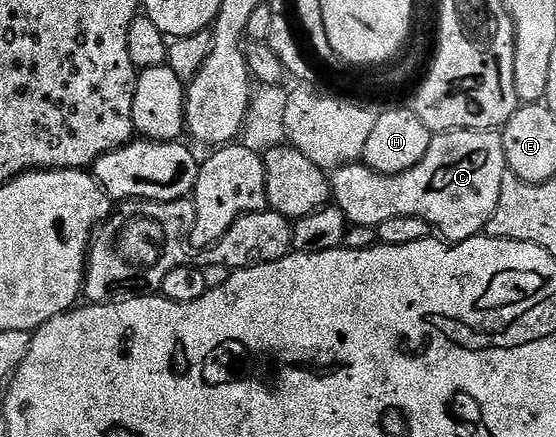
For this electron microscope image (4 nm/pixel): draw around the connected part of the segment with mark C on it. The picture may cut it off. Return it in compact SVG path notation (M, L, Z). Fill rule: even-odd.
M497 130L451 131L439 134L422 161L404 174L380 175L362 163L341 167L332 177L332 197L353 226L374 229L396 219L416 218L434 225L445 242L456 244L487 230L507 173L502 136Z

